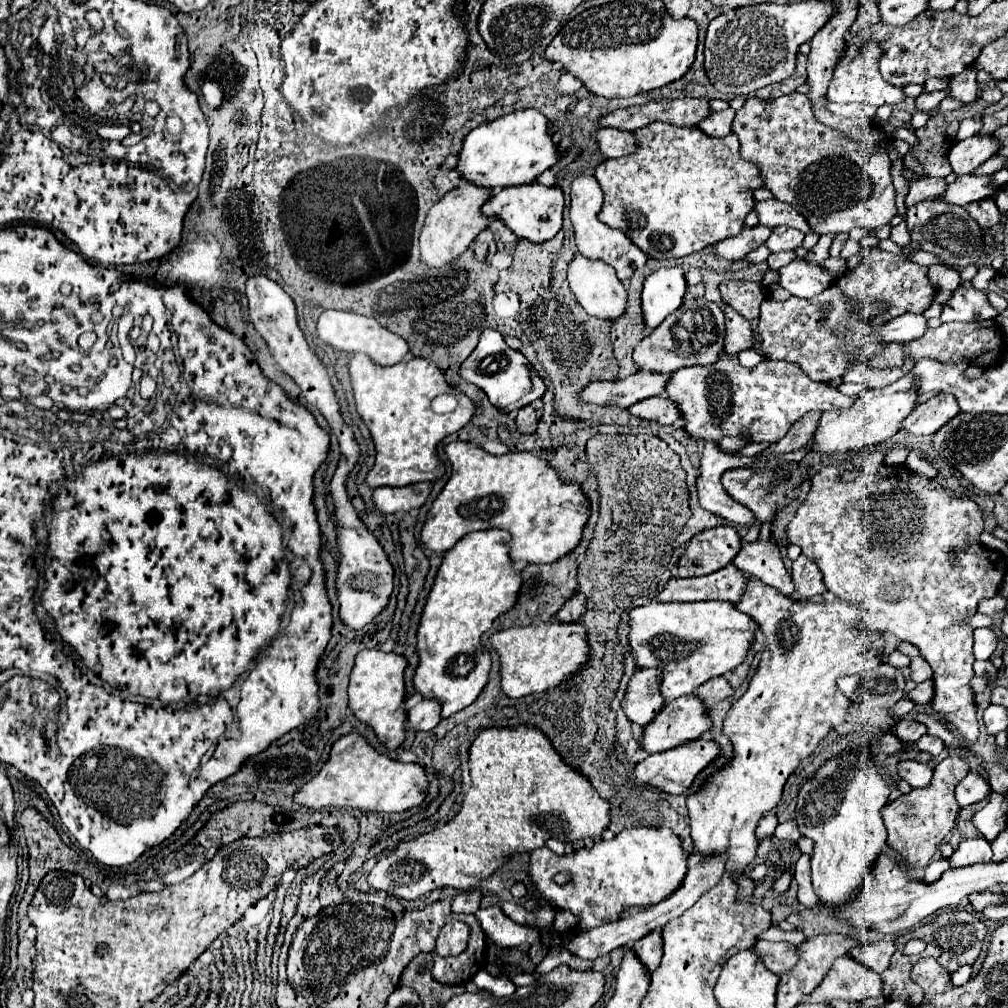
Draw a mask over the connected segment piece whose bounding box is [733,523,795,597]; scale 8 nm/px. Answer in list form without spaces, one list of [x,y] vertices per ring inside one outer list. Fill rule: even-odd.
[[[763,523],[759,541],[754,543],[743,541],[743,549],[735,557],[733,565],[739,567],[741,571],[747,571],[749,577],[755,577],[765,585],[777,589],[781,595],[791,597],[795,585],[783,567],[779,548],[769,541],[771,527],[771,523]],[[773,557],[777,559],[771,561]]]

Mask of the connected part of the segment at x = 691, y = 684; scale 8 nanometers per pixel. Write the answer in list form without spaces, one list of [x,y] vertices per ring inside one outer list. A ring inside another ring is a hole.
[[[699,601],[699,603],[647,603],[629,611],[631,617],[631,631],[629,641],[635,653],[635,663],[639,667],[657,667],[663,671],[661,695],[665,701],[673,701],[677,697],[693,693],[705,681],[719,677],[731,669],[735,669],[749,653],[753,643],[753,635],[757,631],[757,623],[741,613],[729,601]]]

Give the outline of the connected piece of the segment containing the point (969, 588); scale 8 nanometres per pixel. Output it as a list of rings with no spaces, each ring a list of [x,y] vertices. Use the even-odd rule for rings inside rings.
[[[867,449],[867,451],[859,451],[857,453],[857,463],[853,459],[849,461],[843,461],[839,465],[827,465],[823,467],[813,479],[811,479],[811,489],[805,497],[805,501],[799,505],[793,521],[789,523],[787,527],[787,533],[785,533],[785,539],[789,543],[795,543],[803,549],[803,555],[807,555],[811,561],[817,563],[817,567],[821,569],[823,573],[823,579],[825,579],[825,585],[829,589],[829,593],[833,593],[835,597],[843,599],[843,601],[849,601],[849,603],[857,603],[861,605],[867,615],[865,615],[865,623],[867,623],[867,629],[869,631],[881,631],[881,633],[893,633],[895,637],[899,637],[901,641],[909,641],[911,645],[915,645],[919,651],[921,651],[921,657],[933,667],[933,683],[935,683],[935,697],[933,697],[933,707],[937,713],[945,715],[945,719],[957,729],[957,733],[965,739],[965,741],[975,741],[979,737],[979,725],[977,725],[977,707],[975,707],[975,695],[969,687],[969,681],[971,677],[975,675],[973,673],[973,627],[969,627],[967,619],[971,615],[977,613],[977,605],[983,601],[983,599],[989,599],[989,597],[995,597],[999,593],[999,587],[1001,587],[1001,581],[1007,573],[1007,557],[999,551],[991,551],[987,547],[981,545],[979,541],[979,535],[983,533],[983,527],[985,527],[985,515],[981,513],[979,505],[971,499],[957,499],[957,497],[951,497],[935,479],[929,479],[929,477],[923,477],[919,473],[913,473],[911,469],[907,469],[905,465],[885,465],[885,451],[883,449]],[[857,465],[861,467],[861,475],[859,479],[855,481],[849,481],[849,483],[843,483],[841,477],[843,473],[847,471],[853,471],[857,469]]]

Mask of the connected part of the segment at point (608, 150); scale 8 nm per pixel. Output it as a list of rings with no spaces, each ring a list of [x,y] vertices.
[[[605,127],[605,129],[597,131],[597,139],[599,139],[599,147],[607,159],[629,155],[637,147],[637,139],[635,139],[633,131],[619,131],[613,127]]]

